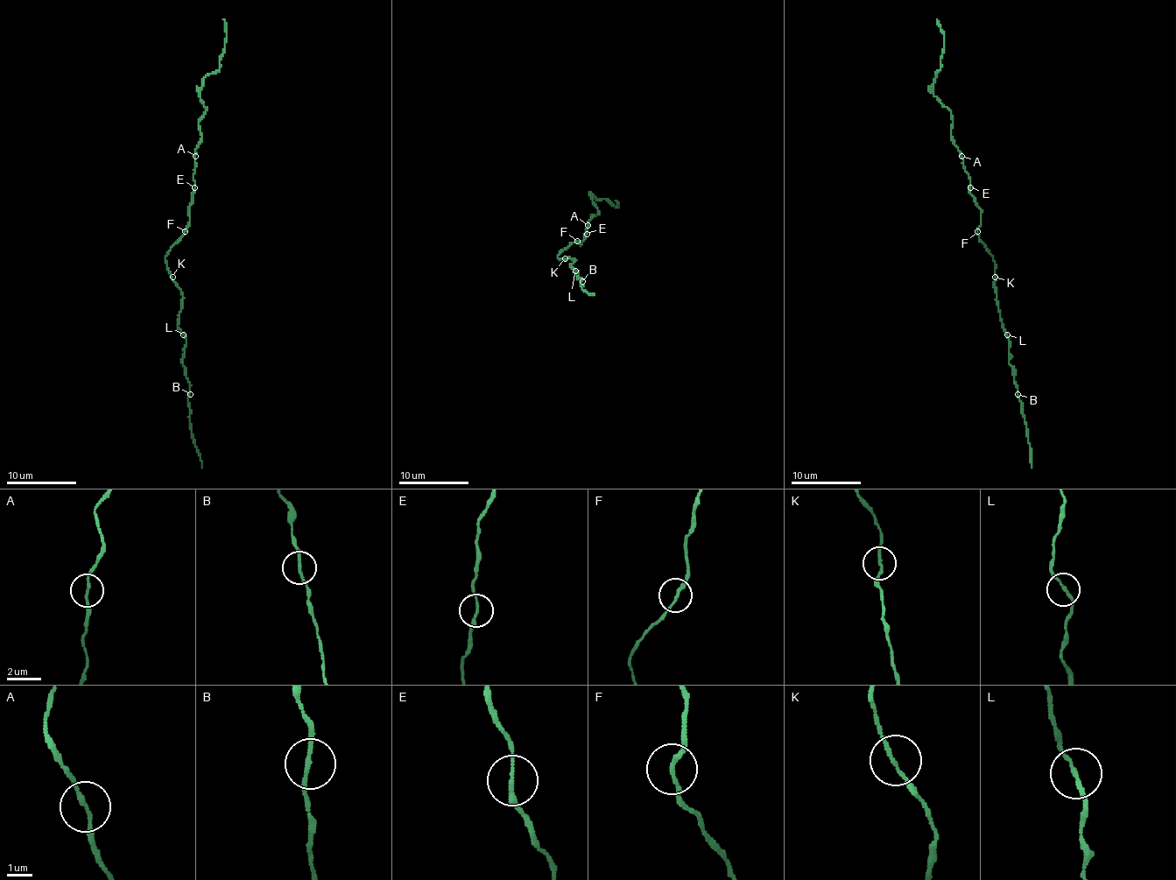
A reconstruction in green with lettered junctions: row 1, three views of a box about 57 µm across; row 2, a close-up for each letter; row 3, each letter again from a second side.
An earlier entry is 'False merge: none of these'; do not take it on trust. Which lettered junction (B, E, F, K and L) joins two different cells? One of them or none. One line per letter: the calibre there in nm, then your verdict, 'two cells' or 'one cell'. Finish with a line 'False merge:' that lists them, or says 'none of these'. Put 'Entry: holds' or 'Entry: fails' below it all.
B: 160 nm | one cell
E: 170 nm | one cell
F: 170 nm | one cell
K: 150 nm | one cell
L: 150 nm | one cell
False merge: none of these
Entry: holds

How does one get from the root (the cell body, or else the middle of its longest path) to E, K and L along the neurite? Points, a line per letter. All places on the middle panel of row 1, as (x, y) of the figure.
E: (572, 242), (577, 241), (582, 244), (588, 234)
K: (572, 242), (558, 256), (565, 258)
L: (572, 242), (558, 256), (575, 260), (570, 265), (575, 271)

